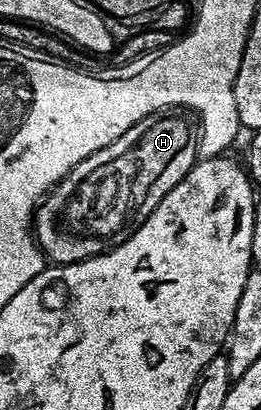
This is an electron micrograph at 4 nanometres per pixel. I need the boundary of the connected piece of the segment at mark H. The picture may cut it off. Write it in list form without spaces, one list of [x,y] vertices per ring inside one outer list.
[[[155,114],[136,122],[136,126],[124,130],[124,134],[116,138],[116,142],[84,158],[84,162],[75,166],[42,197],[32,217],[34,239],[38,241],[42,255],[54,266],[75,264],[99,256],[119,240],[126,239],[135,228],[139,228],[148,214],[156,210],[160,198],[164,198],[164,194],[168,194],[172,186],[185,178],[198,159],[198,134],[189,115]]]

